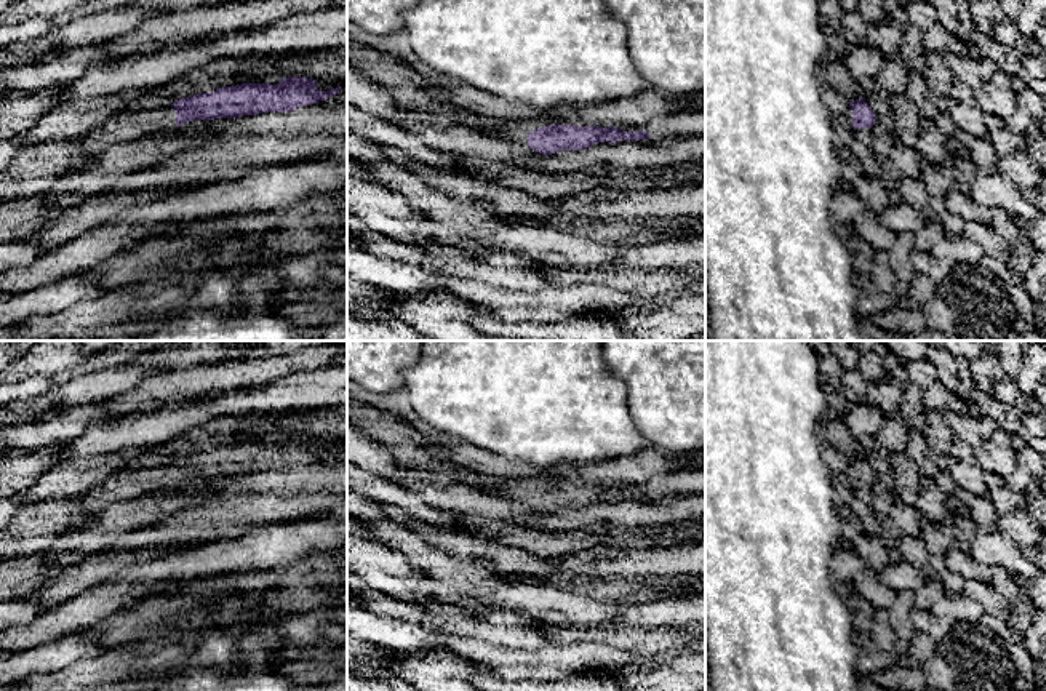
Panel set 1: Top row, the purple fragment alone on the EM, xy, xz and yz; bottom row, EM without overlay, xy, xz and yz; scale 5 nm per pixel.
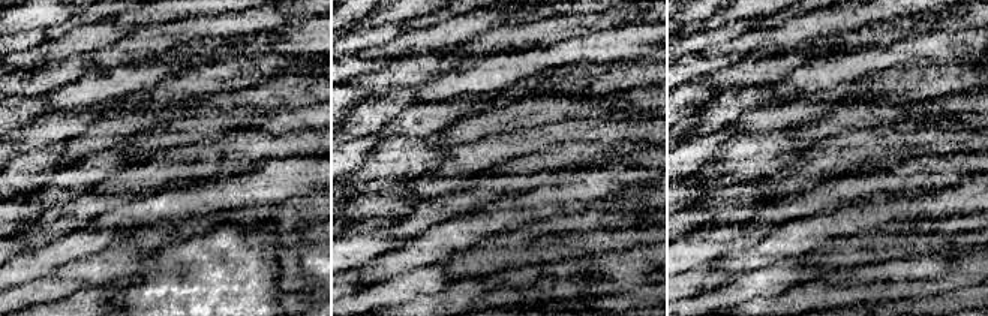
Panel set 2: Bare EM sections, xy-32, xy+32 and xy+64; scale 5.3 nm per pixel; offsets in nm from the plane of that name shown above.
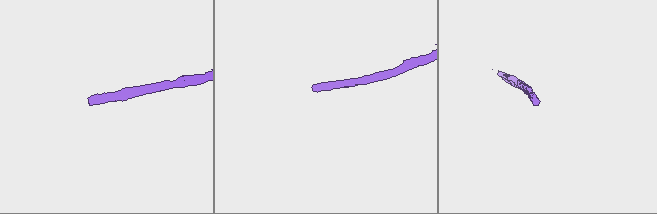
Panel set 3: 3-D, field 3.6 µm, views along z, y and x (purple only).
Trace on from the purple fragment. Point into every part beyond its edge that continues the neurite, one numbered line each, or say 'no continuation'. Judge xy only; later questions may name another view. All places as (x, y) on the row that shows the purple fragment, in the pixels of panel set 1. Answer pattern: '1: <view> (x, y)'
1: xy (135, 123)

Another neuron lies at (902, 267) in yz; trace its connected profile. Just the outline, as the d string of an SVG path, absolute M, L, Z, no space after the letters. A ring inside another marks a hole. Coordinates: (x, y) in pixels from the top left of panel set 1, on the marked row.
M907 232L897 237L896 246L888 253L891 270L899 280L907 283L910 283L916 274L910 261L913 251L915 234Z

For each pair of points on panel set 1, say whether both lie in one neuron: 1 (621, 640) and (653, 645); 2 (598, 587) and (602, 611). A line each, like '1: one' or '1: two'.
1: one
2: two

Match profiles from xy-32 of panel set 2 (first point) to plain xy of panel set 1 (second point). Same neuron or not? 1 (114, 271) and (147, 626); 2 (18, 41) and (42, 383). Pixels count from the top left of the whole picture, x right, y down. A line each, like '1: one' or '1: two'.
1: one
2: one

